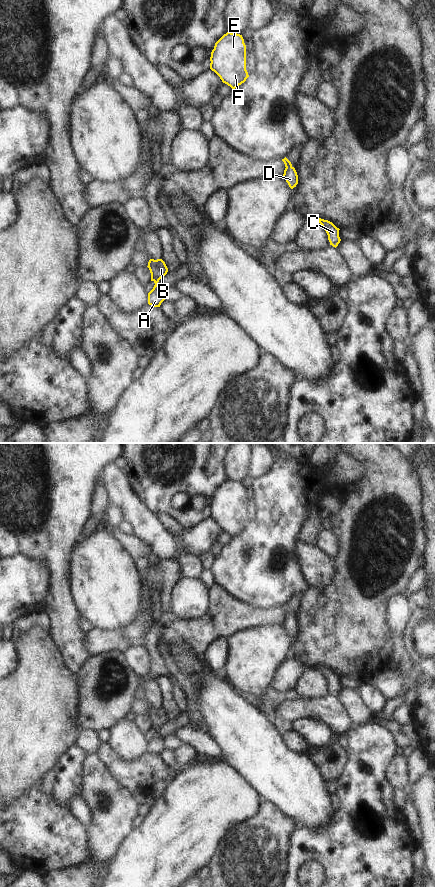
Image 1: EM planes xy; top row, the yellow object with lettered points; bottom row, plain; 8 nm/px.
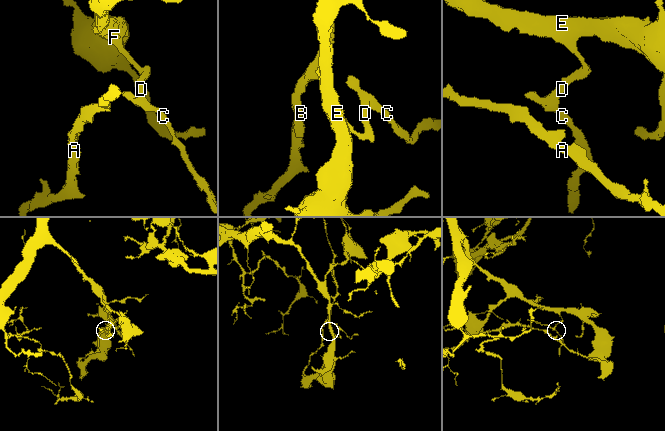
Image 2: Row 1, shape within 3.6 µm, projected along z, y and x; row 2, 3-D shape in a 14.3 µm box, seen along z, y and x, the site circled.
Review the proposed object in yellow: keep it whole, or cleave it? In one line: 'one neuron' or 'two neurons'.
one neuron

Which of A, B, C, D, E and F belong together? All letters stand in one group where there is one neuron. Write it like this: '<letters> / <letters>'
A B C D E F

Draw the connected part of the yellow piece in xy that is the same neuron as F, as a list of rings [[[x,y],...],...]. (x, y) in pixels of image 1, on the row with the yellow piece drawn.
[[[224,34],[215,43],[210,61],[210,69],[232,89],[237,88],[249,77],[246,70],[246,45],[240,34]]]

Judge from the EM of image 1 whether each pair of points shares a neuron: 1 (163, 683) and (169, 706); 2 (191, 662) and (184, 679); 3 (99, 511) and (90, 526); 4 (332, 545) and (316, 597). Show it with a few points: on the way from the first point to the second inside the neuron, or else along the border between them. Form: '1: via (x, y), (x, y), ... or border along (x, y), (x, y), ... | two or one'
1: via (166, 689), (167, 700) | one
2: border along (171, 655), (182, 672), (200, 677), (197, 694) | two
3: border along (90, 515), (96, 524) | two
4: border along (334, 534), (339, 545), (339, 551), (334, 559) | two

